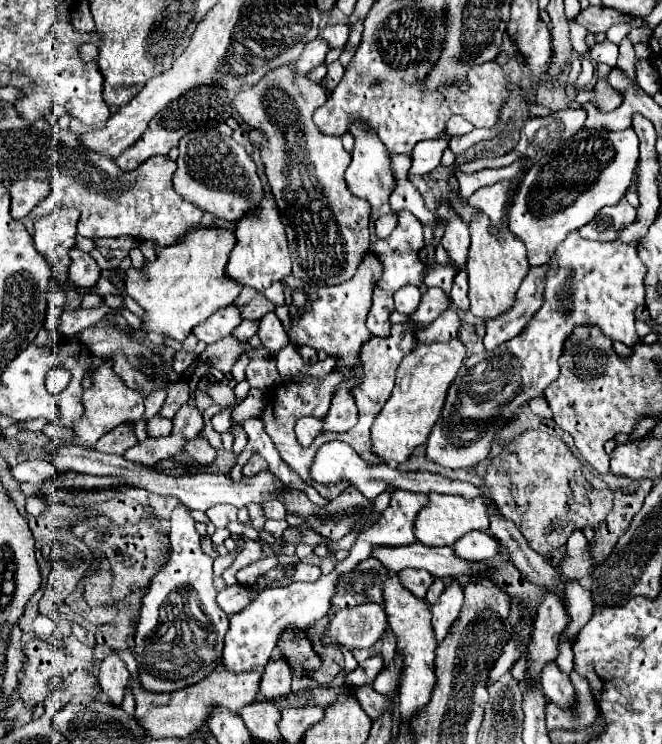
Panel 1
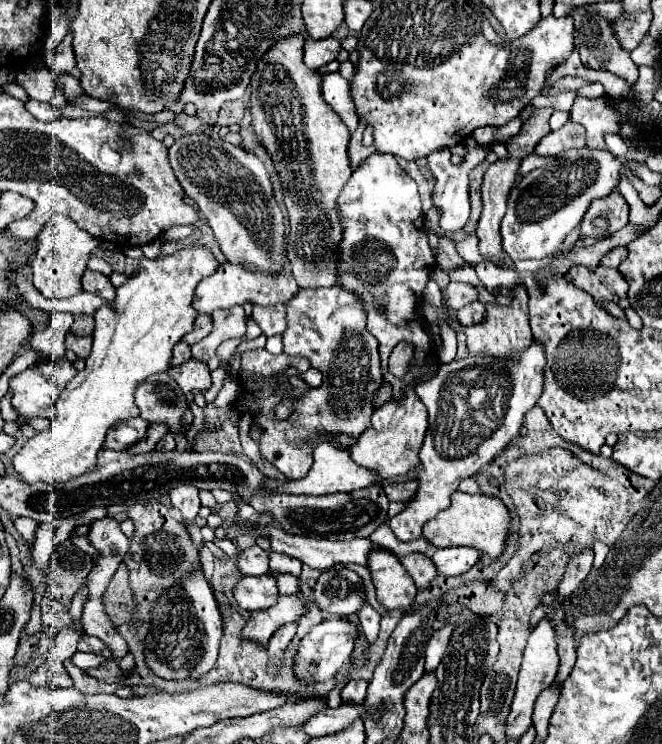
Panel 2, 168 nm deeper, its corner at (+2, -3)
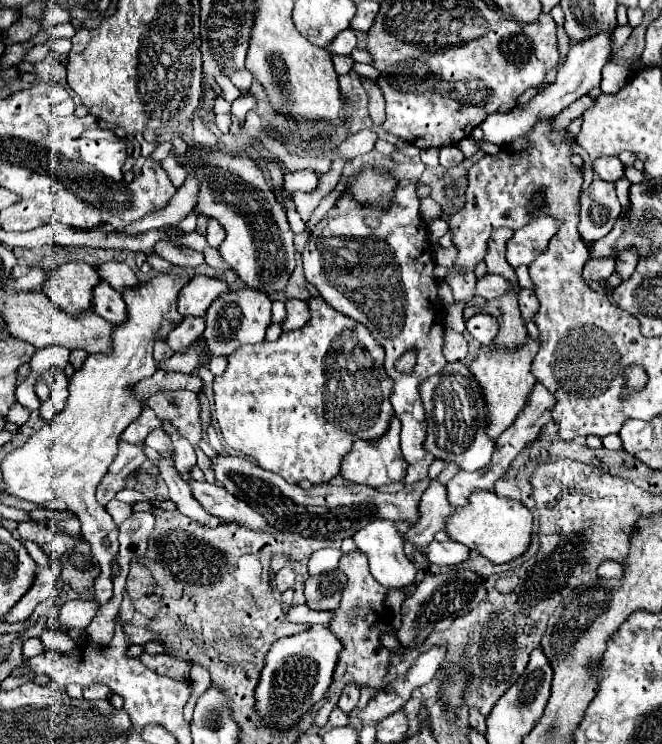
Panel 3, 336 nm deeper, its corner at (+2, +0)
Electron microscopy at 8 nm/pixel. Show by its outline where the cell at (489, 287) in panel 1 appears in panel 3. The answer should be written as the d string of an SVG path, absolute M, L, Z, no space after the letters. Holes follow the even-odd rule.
M531 338L527 340L525 346L521 346L517 350L499 350L495 346L483 346L479 350L477 360L473 360L469 366L469 372L477 380L481 396L485 400L485 408L487 408L485 432L493 440L497 440L515 422L515 418L527 404L527 396L531 394L531 388L537 382L535 376L531 374L531 364L533 364L537 348L539 348L537 342L533 342Z

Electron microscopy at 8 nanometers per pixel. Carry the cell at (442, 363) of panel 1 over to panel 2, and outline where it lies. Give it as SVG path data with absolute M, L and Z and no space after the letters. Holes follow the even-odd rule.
M407 387L407 391L403 391L403 399L391 399L373 413L369 431L363 431L357 445L353 445L349 453L357 465L375 469L381 479L399 477L419 465L417 453L423 445L425 431L427 431L427 409L423 407L419 395L415 395L415 387Z

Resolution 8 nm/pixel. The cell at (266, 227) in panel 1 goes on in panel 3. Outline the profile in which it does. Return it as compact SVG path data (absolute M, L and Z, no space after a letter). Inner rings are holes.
M195 276L193 280L189 280L189 284L185 284L179 290L177 310L181 316L203 316L203 312L207 312L211 302L221 292L227 290L229 286L223 280L209 278L209 276Z

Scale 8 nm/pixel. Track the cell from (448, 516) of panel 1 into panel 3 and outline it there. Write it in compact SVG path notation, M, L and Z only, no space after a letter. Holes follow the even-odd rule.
M479 490L471 494L467 506L453 510L453 516L449 518L445 530L453 540L477 550L491 562L505 564L527 552L533 536L533 514L517 500L501 498L495 492Z

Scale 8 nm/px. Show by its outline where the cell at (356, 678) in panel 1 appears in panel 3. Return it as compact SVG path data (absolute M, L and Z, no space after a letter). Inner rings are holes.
M349 684L349 686L345 686L345 690L343 690L337 706L339 706L345 714L349 714L349 712L357 706L357 702L359 702L359 688L357 688L355 684Z

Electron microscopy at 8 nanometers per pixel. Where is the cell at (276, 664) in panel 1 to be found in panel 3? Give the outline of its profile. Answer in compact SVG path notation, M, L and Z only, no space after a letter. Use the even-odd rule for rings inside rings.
M303 604L303 606L291 606L287 612L287 618L291 622L299 622L299 624L327 624L329 612L317 612Z

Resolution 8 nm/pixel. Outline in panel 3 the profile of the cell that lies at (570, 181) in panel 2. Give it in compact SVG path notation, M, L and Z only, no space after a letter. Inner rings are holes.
M535 216L535 220L515 232L507 242L507 262L517 268L531 264L539 254L545 252L551 236L557 232L557 222L551 216Z

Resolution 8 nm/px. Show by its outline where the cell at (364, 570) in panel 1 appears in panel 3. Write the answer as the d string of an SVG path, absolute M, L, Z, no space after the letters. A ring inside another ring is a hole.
M341 570L309 576L305 580L307 606L313 610L335 610L339 606L345 584L347 584L347 578Z

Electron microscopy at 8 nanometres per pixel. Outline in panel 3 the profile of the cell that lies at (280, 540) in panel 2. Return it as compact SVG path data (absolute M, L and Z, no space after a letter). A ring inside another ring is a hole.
M191 480L191 492L195 494L195 498L203 504L203 508L221 518L221 520L237 520L239 524L251 528L251 530L263 530L263 532L269 532L273 530L269 526L269 522L253 512L247 504L243 504L243 500L231 496L225 488L217 486L217 484L209 484L207 480L203 482L197 482L197 480Z

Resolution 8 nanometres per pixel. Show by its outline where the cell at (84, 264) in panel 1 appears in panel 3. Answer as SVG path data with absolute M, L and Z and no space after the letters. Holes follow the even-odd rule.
M101 282L93 292L93 312L103 316L111 326L119 326L127 320L127 306L123 296L113 290L107 282Z

